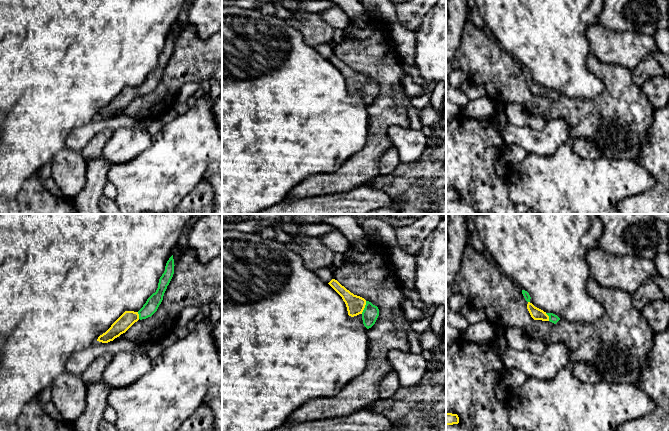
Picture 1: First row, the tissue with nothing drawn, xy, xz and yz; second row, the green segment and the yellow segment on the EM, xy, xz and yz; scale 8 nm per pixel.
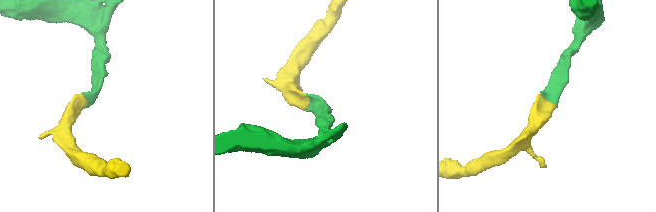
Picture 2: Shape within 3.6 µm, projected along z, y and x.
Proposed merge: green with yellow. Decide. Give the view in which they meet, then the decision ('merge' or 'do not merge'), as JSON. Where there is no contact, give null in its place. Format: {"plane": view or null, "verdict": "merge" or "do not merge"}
{"plane": "xz", "verdict": "merge"}

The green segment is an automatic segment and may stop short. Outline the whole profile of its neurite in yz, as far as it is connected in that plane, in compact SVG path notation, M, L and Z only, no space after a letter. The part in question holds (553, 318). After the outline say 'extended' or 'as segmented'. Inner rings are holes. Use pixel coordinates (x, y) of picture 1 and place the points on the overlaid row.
M528 302L527 309L534 320L550 321L556 324L560 318L553 313L546 313L543 310L535 307L532 303Z | extended

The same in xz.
M332 279L328 284L342 297L349 316L354 317L361 314L363 324L367 329L375 324L379 316L377 306L360 296L354 295L335 279Z | extended

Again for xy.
M173 255L166 263L165 271L159 279L158 288L138 311L125 311L102 335L100 335L97 341L102 343L108 343L125 333L135 322L139 319L146 319L151 317L158 309L163 300L164 293L169 285L174 274L174 259Z | extended

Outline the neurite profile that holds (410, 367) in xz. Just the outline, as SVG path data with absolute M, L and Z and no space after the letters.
M391 350L387 354L387 360L398 374L400 387L402 388L418 386L427 371L428 362L422 355L415 353Z

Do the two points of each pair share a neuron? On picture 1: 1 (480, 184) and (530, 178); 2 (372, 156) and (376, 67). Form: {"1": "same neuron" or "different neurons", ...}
{"1": "different neurons", "2": "same neuron"}

